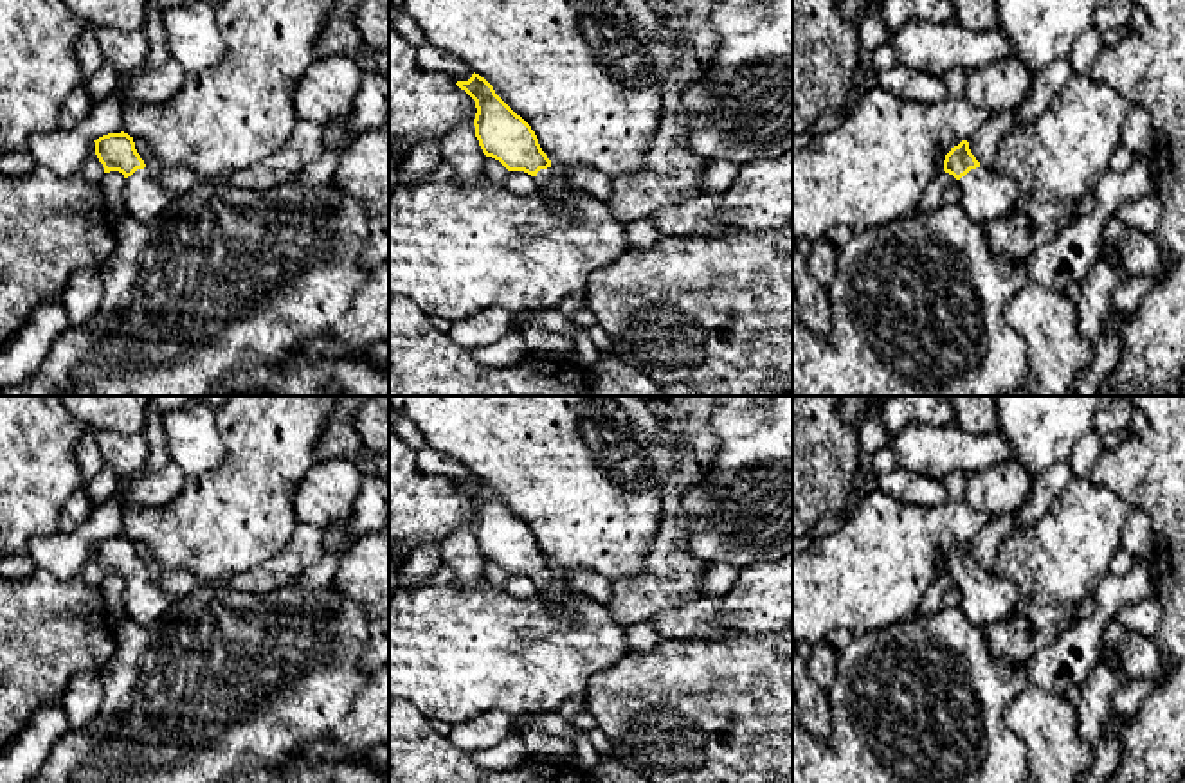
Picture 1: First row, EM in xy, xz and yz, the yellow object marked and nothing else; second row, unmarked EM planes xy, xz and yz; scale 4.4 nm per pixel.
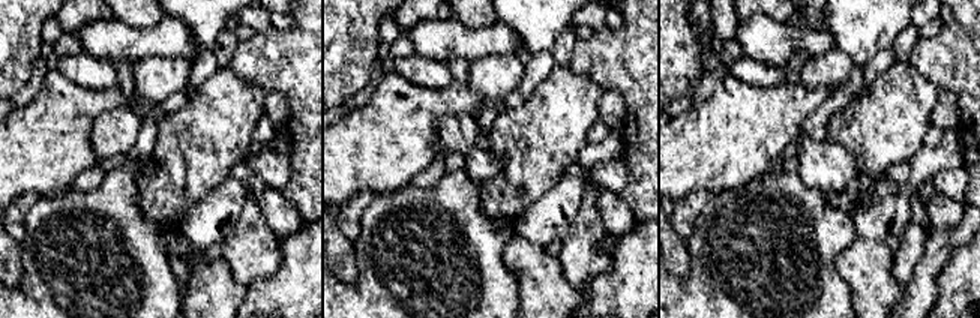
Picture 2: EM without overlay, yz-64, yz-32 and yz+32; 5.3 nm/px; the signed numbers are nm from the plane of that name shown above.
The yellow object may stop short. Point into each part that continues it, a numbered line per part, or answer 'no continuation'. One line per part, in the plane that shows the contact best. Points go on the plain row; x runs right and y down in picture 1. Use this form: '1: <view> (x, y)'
1: yz (985, 598)

